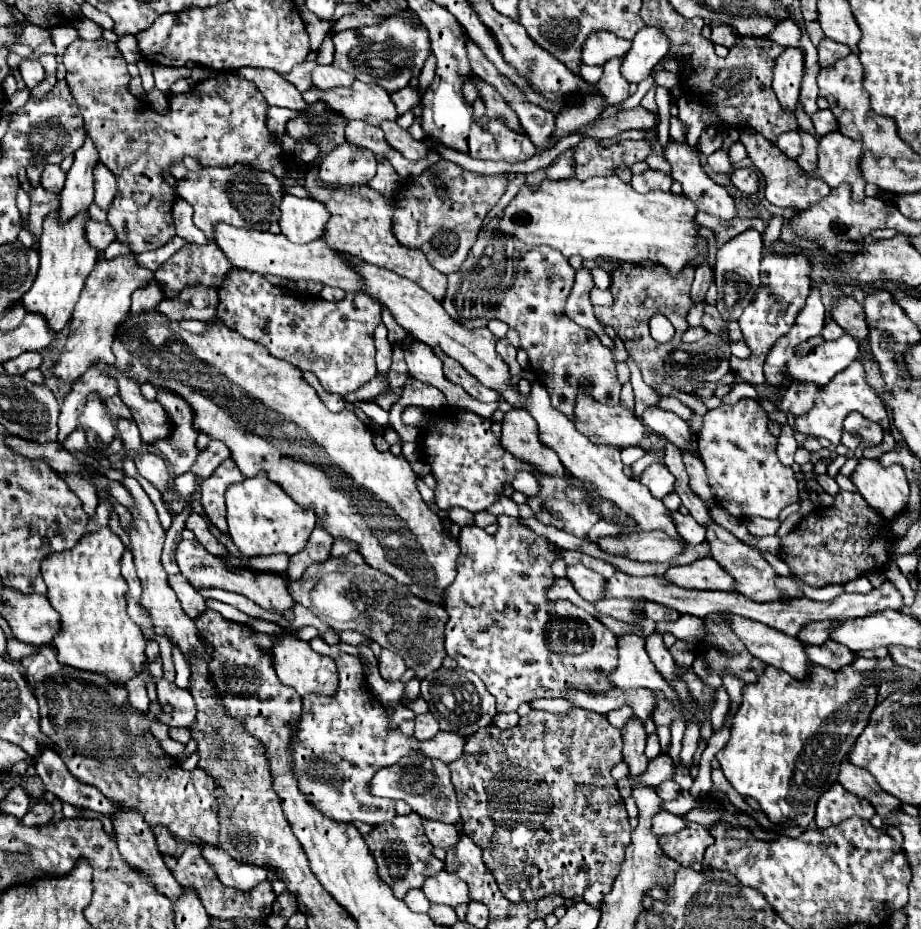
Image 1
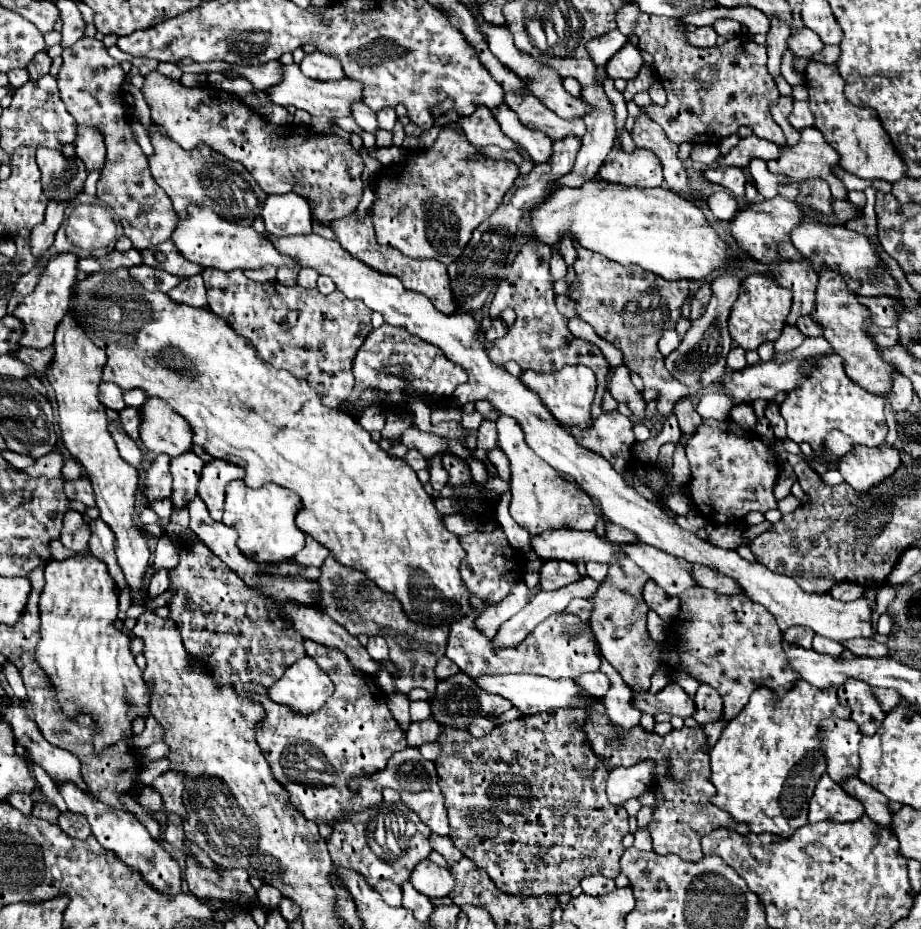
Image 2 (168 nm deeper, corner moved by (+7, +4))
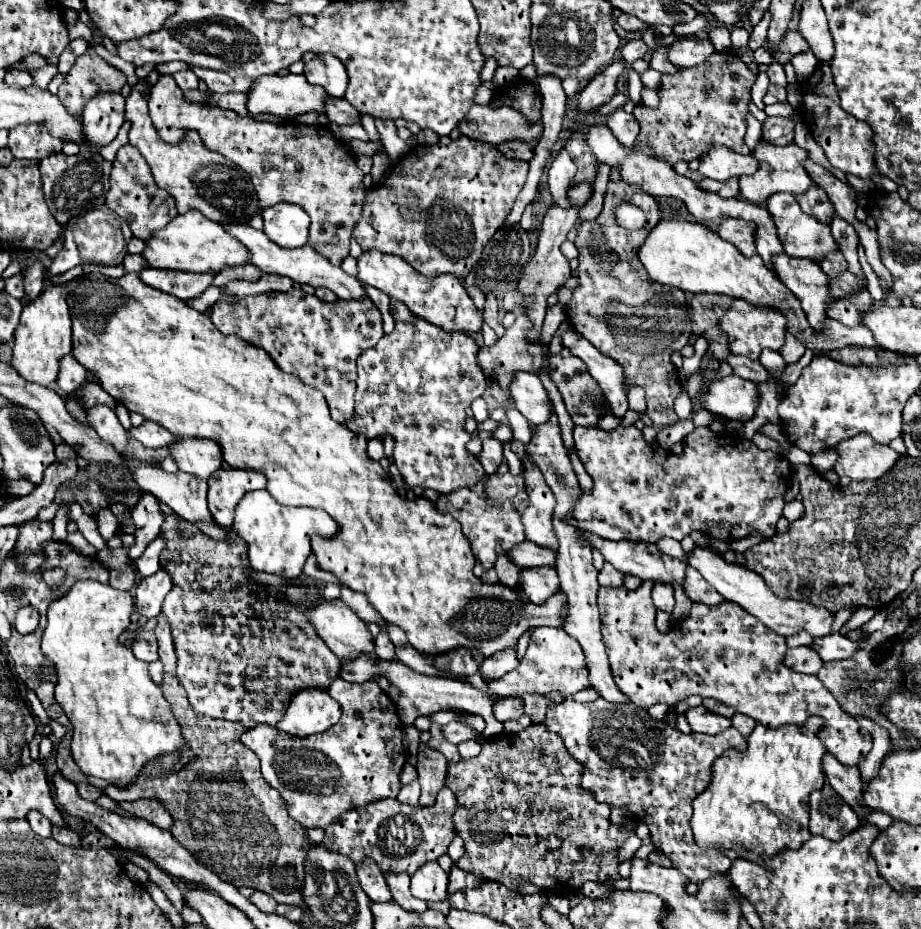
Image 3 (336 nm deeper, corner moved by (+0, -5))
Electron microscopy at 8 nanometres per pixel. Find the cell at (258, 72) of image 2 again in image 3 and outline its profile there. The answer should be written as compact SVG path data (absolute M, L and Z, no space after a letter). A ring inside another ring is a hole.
M188 66L202 82L206 82L210 92L246 92L250 88L252 80L250 78L230 78L224 72L214 72L214 70L200 70L198 66Z

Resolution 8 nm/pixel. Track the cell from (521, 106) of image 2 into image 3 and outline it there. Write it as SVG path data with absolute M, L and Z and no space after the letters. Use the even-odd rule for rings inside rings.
M472 106L460 122L458 130L468 136L488 144L500 144L504 140L524 140L530 142L542 134L542 122L528 126L522 112L514 108L488 108L488 106Z

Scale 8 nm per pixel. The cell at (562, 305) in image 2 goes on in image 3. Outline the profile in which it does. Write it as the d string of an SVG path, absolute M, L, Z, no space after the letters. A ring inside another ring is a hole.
M564 320L564 322L562 322L562 326L558 328L557 332L555 333L550 342L549 348L552 354L557 354L561 351L562 349L561 336L566 330L568 330L568 328L570 328L570 324L568 324L568 320Z

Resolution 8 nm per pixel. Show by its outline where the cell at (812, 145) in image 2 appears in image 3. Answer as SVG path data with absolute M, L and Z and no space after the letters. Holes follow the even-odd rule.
M760 140L756 144L756 148L752 150L752 156L756 160L760 160L760 166L756 170L756 174L752 176L742 176L740 178L740 196L752 204L764 206L764 202L768 200L768 196L776 194L776 192L790 192L790 194L802 194L806 192L810 186L814 186L812 178L804 172L802 168L802 160L808 158L806 150L798 148L796 144L788 144L788 146L772 146L764 140Z

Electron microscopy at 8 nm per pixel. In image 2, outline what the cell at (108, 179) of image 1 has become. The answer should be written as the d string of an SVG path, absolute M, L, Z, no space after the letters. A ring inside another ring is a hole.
M77 127L77 139L75 139L75 151L77 157L85 163L85 169L91 171L103 171L105 167L105 145L103 135L97 129L91 127Z

